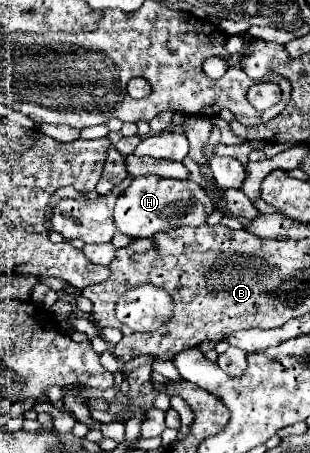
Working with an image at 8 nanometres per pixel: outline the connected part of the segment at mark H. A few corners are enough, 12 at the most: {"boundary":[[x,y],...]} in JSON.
{"boundary":[[138,176],[118,196],[114,226],[150,238],[202,226],[214,212],[192,180]]}

